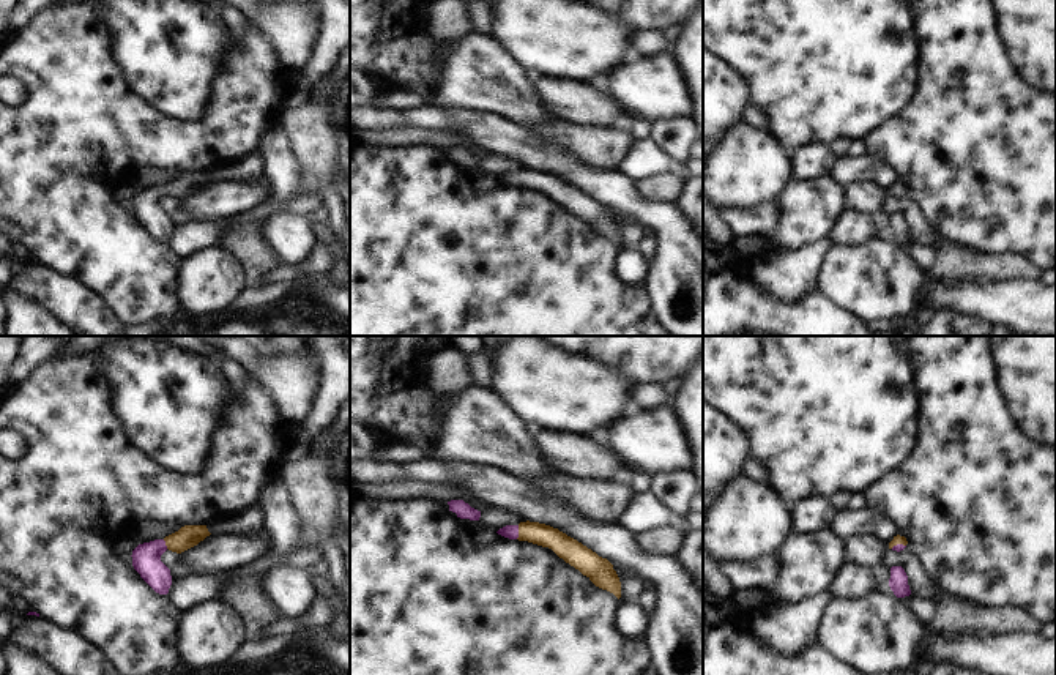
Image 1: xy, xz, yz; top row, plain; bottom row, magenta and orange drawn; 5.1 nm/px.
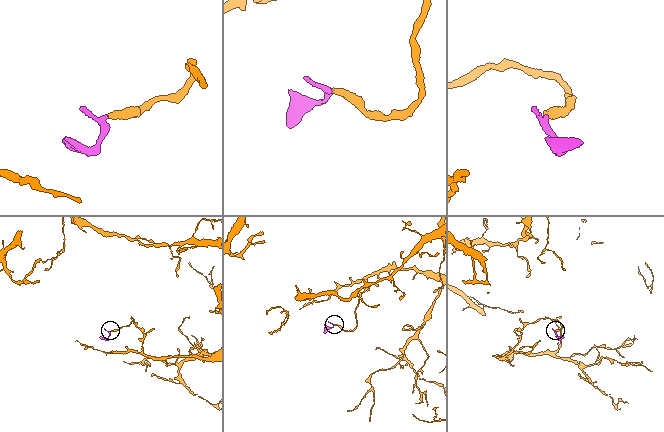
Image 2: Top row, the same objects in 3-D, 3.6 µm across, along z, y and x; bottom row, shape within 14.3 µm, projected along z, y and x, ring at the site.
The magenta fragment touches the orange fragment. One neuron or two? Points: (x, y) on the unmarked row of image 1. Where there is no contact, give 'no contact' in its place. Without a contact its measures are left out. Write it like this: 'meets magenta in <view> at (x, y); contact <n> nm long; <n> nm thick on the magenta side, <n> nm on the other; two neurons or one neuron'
meets magenta in xz at (517, 179); contact 70 nm long; 70 nm thick on the magenta side, 110 nm on the other; one neuron

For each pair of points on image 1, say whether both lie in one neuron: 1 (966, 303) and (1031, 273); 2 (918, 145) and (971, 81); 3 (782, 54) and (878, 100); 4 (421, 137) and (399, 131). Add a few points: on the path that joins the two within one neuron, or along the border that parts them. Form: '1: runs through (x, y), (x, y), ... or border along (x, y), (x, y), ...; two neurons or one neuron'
1: border along (979, 279), (1039, 281); two neurons
2: runs through (933, 130), (963, 96); one neuron
3: runs through (806, 59), (837, 59), (855, 76); one neuron
4: runs through (416, 136), (404, 136); one neuron

